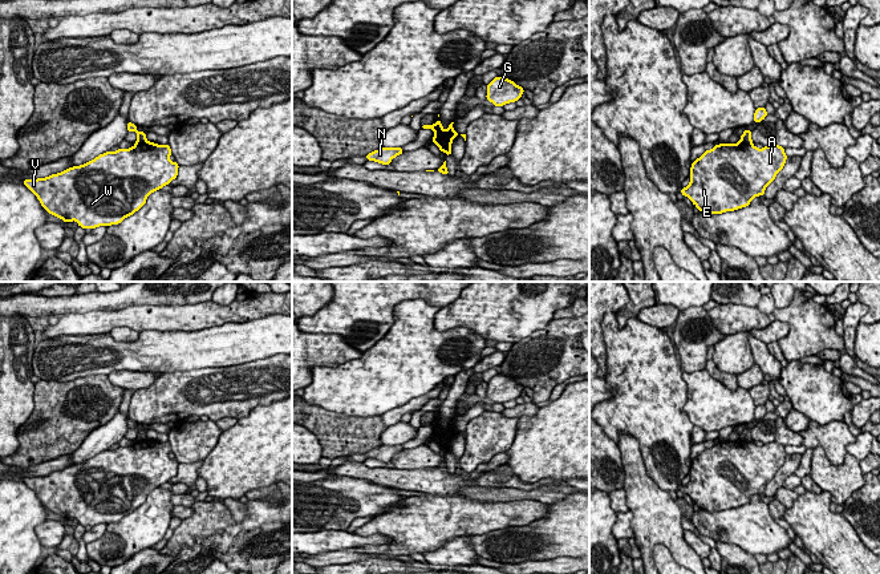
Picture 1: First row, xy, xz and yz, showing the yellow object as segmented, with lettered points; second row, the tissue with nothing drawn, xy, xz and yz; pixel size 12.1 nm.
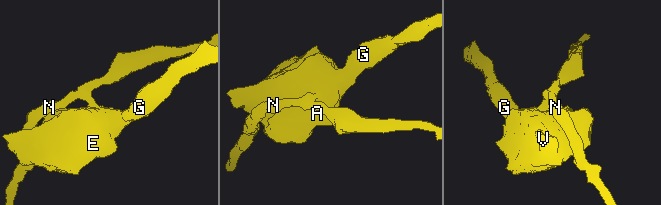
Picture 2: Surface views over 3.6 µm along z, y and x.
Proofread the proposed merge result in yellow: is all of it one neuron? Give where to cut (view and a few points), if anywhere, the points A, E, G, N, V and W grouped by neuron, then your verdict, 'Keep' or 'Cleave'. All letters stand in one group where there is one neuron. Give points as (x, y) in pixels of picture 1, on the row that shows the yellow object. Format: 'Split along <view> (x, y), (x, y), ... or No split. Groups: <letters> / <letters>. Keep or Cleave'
Split along yz (739, 141), (751, 144). Groups: A E G V W / N. Cleave

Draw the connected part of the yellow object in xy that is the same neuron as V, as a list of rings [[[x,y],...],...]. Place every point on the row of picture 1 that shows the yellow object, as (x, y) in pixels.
[[[146,141],[23,183],[64,222],[76,221],[82,229],[108,227],[133,215],[151,193],[177,178],[179,165],[170,155],[169,144]]]

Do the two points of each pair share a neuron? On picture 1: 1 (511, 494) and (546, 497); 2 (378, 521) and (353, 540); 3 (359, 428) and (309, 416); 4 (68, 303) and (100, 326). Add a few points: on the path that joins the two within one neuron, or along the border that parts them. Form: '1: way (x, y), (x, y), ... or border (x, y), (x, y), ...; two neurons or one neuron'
1: way (519, 494), (538, 494); one neuron
2: border (355, 532), (363, 536), (384, 534), (390, 542); two neurons
3: way (347, 428), (331, 428), (321, 423); one neuron
4: border (112, 310), (65, 312), (60, 316); two neurons

